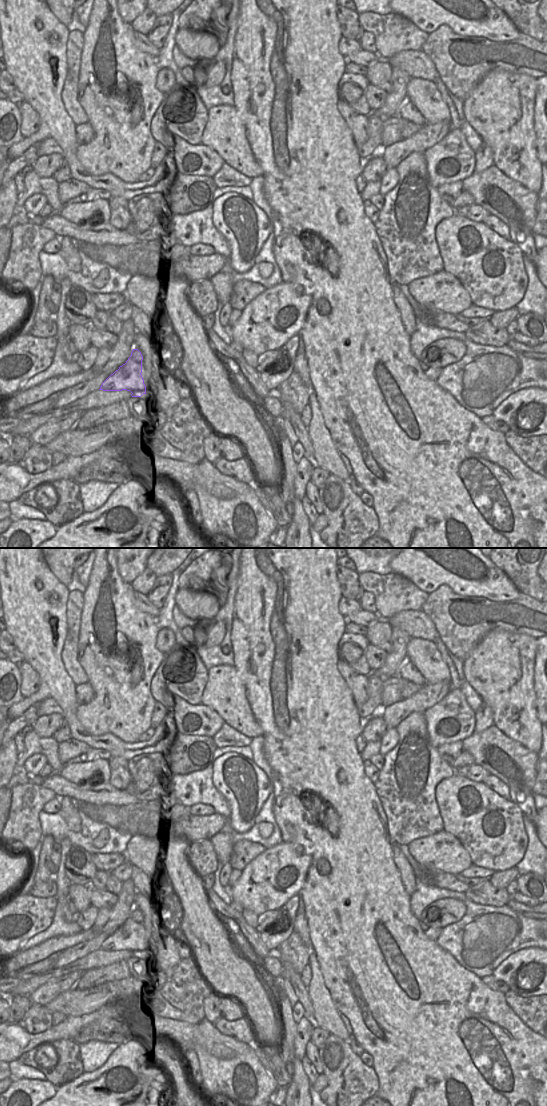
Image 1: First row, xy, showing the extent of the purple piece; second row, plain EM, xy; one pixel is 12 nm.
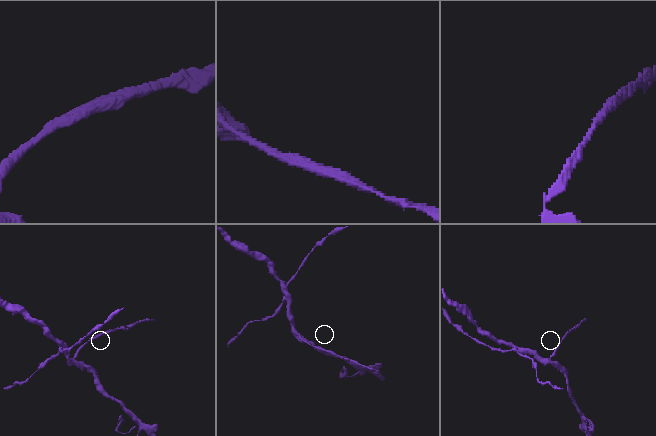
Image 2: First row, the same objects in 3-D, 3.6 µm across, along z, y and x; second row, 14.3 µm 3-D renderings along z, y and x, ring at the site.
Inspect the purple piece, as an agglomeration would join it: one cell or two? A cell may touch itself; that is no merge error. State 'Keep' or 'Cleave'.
Cleave

